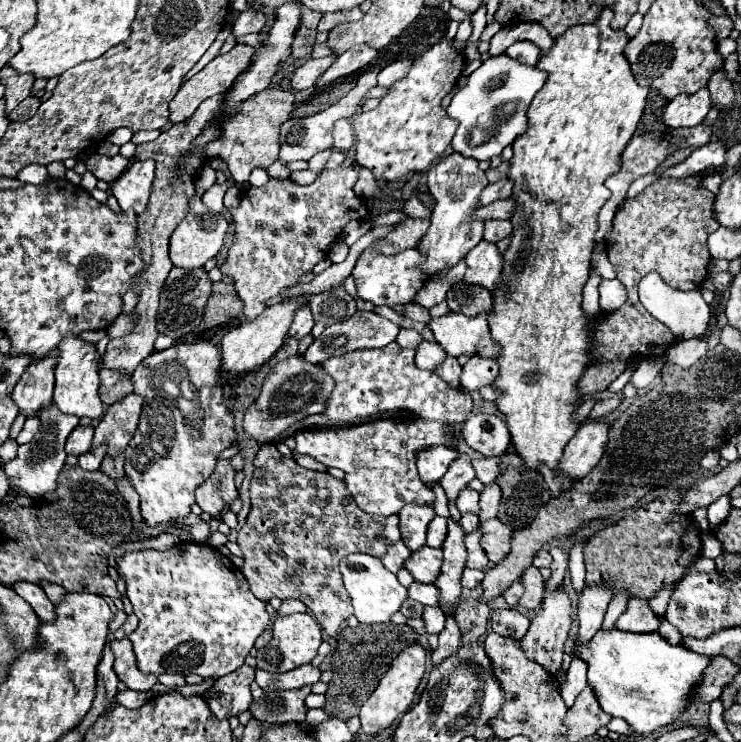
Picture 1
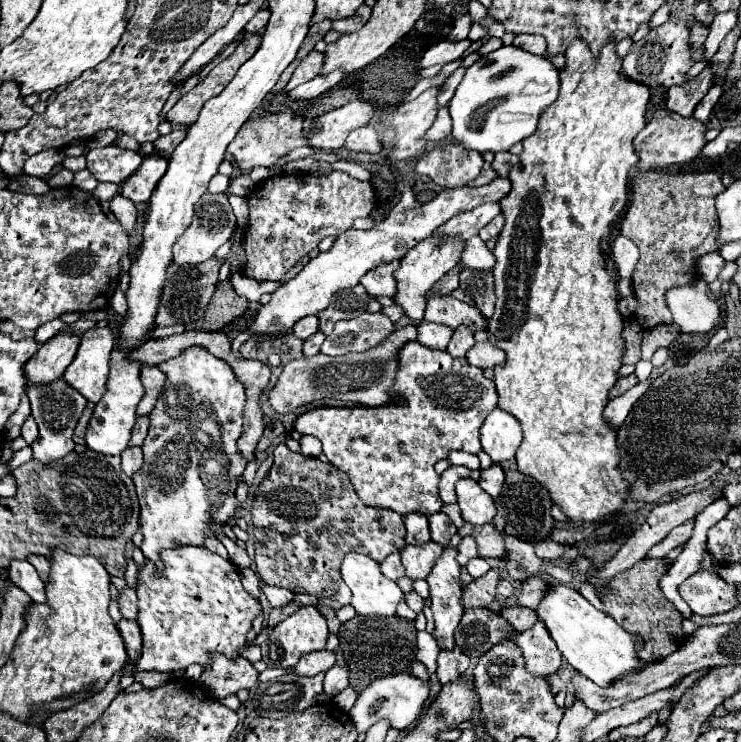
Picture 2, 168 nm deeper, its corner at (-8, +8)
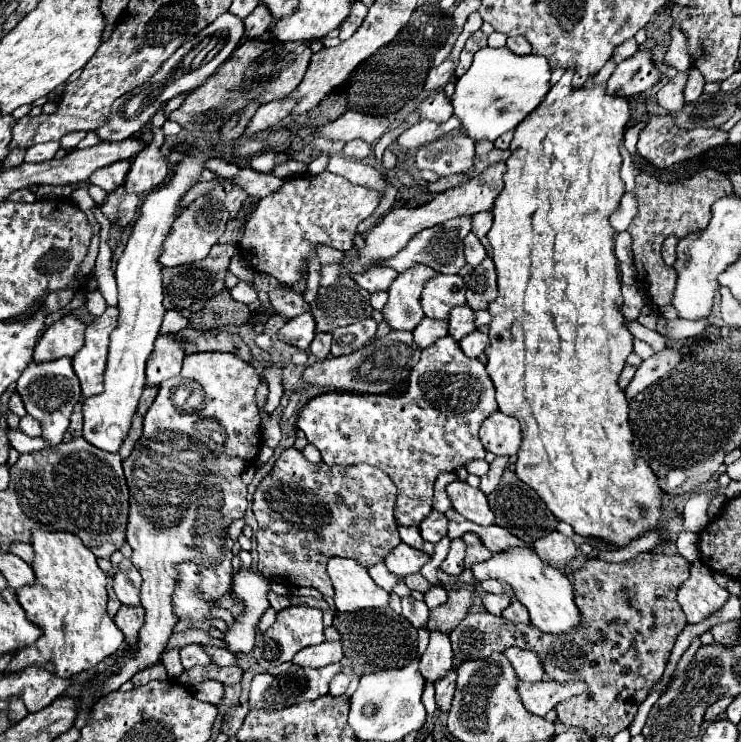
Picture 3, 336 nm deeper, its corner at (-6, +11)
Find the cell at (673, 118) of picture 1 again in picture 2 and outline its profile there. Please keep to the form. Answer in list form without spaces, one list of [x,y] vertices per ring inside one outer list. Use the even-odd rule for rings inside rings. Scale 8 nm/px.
[[[707,66],[697,78],[667,90],[667,108],[685,118],[691,118],[697,104],[703,100],[705,92],[709,92],[711,86],[713,86],[713,74],[711,68]]]

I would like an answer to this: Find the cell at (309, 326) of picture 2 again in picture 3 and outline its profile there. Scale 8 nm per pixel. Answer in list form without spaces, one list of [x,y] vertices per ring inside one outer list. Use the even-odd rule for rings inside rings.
[[[301,313],[299,317],[293,317],[289,319],[279,331],[277,331],[277,337],[283,341],[283,343],[289,343],[289,345],[295,345],[299,347],[301,351],[307,351],[313,337],[315,337],[315,321],[311,317],[311,313]]]

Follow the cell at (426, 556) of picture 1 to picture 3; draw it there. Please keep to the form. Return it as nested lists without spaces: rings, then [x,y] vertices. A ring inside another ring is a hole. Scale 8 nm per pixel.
[[[399,543],[383,559],[383,563],[387,565],[387,569],[391,573],[395,573],[397,577],[405,577],[405,575],[411,575],[411,573],[419,573],[419,569],[425,563],[429,563],[429,561],[431,561],[431,557],[427,553],[421,553],[419,549],[411,549],[405,543]]]

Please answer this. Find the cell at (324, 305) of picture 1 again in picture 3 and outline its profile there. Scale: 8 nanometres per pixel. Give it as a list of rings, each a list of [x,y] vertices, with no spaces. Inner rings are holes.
[[[341,277],[331,287],[319,287],[317,299],[311,303],[309,313],[317,323],[317,331],[333,333],[337,327],[371,317],[371,293],[361,289],[351,277]]]

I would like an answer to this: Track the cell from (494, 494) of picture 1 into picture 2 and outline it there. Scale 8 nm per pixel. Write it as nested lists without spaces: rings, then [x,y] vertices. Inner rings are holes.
[[[493,464],[491,468],[487,470],[481,470],[481,480],[479,480],[479,486],[491,496],[491,498],[497,498],[501,488],[503,488],[503,470],[499,464]]]

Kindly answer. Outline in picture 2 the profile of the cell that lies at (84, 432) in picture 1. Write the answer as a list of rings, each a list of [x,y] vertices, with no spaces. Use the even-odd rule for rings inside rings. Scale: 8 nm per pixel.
[[[89,404],[89,406],[83,410],[83,414],[81,414],[79,422],[77,422],[77,428],[75,428],[75,444],[85,444],[85,430],[87,430],[87,424],[89,424],[89,420],[91,420],[91,412],[93,412],[91,406],[93,406],[93,404]]]

